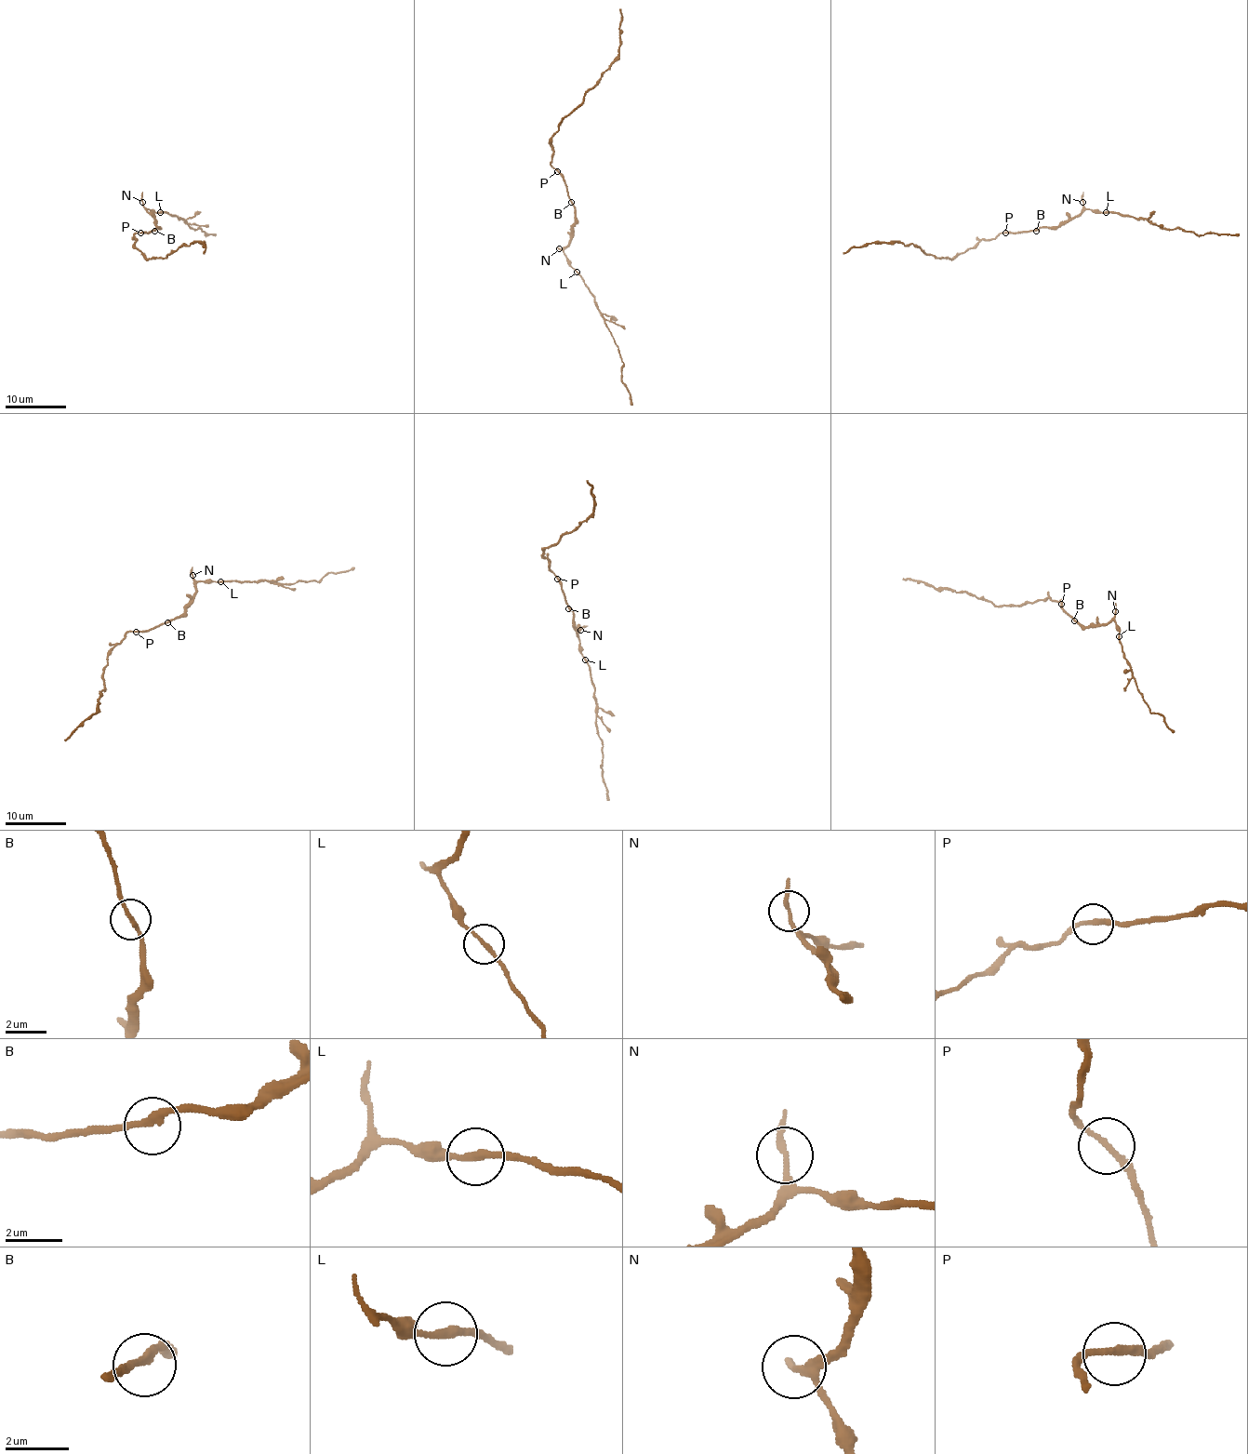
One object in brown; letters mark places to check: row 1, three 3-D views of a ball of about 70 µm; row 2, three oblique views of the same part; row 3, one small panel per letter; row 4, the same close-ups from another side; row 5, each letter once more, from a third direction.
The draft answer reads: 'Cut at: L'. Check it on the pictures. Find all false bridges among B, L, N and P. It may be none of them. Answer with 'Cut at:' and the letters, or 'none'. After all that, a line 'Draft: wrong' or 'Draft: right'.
Cut at: L
Draft: right

